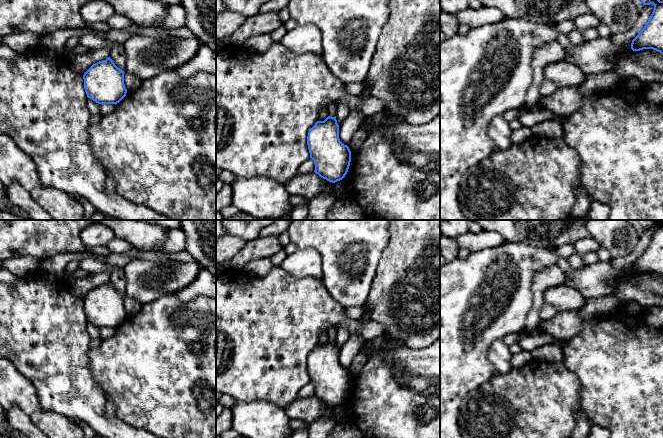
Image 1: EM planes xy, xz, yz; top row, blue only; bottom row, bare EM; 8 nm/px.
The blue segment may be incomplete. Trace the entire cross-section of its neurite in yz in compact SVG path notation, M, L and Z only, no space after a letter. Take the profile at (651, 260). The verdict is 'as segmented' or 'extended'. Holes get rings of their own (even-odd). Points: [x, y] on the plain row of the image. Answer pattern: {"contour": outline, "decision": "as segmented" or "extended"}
{"contour": "M638 220L643 229L654 229L653 236L638 259L632 264L631 273L653 273L663 279L663 225L656 220Z", "decision": "as segmented"}

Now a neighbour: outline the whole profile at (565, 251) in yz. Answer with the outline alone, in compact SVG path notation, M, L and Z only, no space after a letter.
M566 244L555 249L559 257L568 259L572 254L576 253L574 244Z

